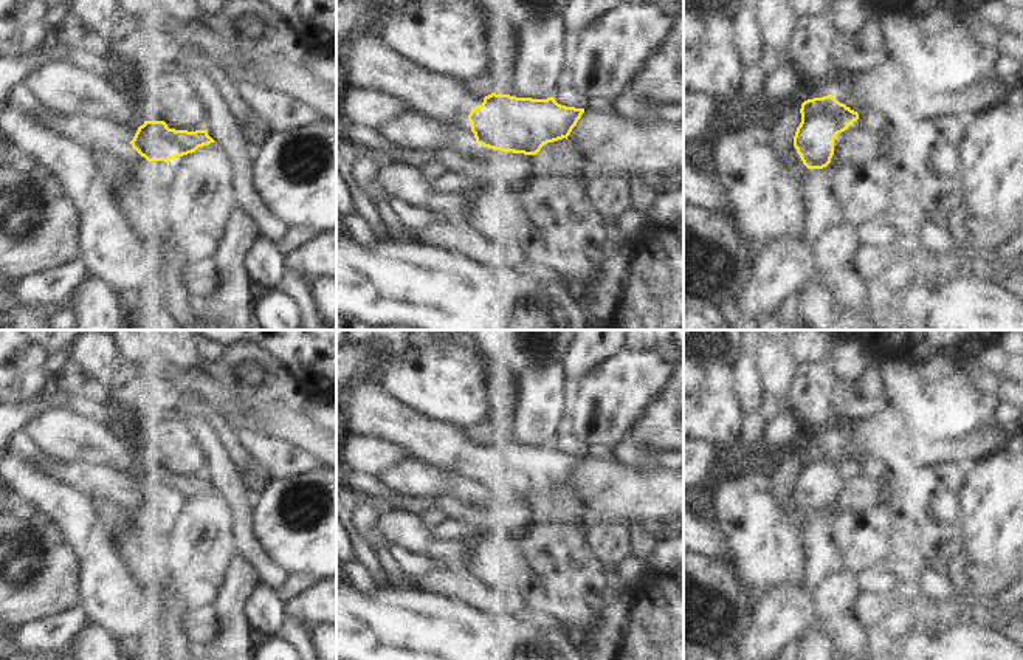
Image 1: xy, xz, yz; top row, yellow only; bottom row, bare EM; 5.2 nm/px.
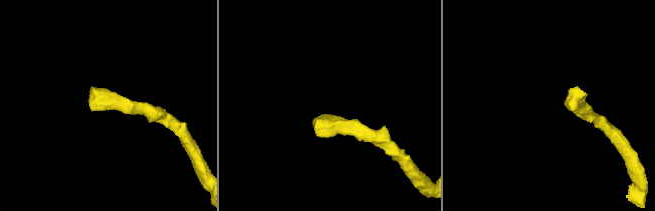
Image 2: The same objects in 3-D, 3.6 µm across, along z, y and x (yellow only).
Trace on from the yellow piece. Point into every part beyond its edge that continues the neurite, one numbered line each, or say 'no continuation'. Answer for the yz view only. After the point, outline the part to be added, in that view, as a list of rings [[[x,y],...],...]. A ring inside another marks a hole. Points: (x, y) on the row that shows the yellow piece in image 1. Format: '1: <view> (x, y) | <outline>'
no continuation

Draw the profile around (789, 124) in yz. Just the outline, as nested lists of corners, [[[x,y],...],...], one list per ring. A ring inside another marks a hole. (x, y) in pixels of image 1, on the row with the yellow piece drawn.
[[[790,112],[778,127],[778,133],[783,141],[794,144],[794,136],[797,132],[797,127],[801,122],[801,113],[800,112]]]

